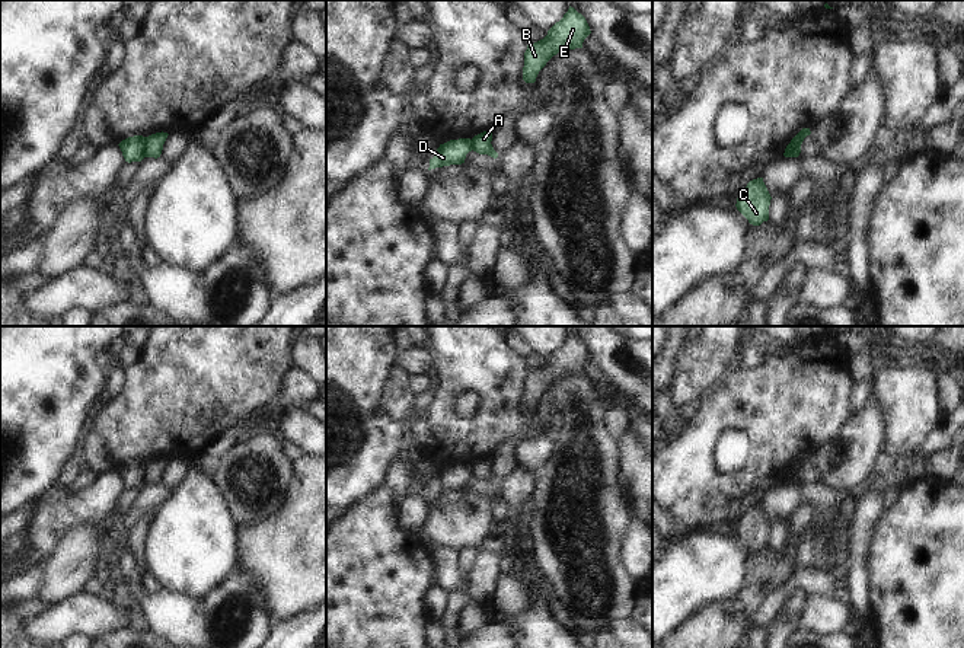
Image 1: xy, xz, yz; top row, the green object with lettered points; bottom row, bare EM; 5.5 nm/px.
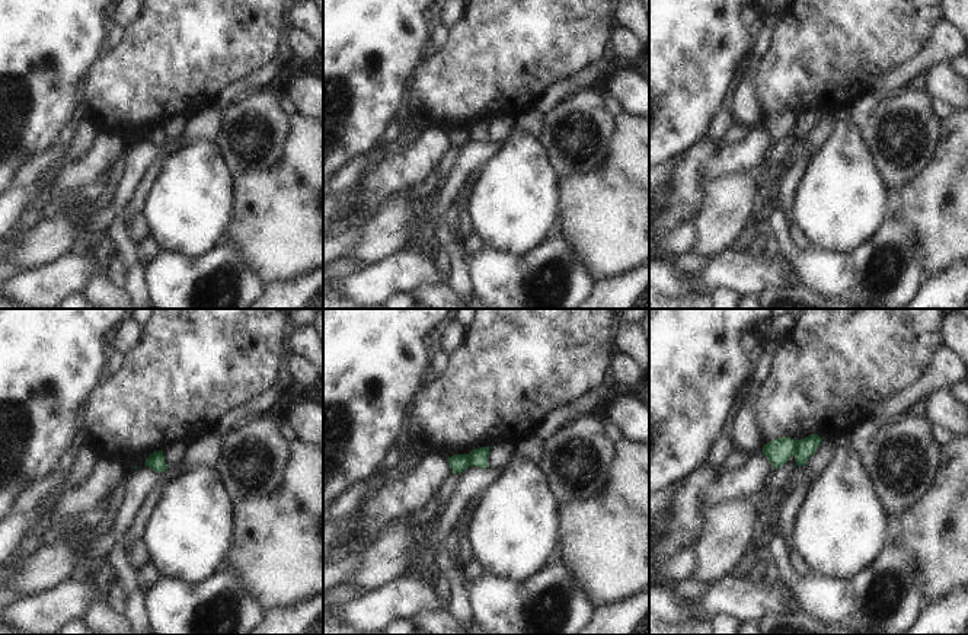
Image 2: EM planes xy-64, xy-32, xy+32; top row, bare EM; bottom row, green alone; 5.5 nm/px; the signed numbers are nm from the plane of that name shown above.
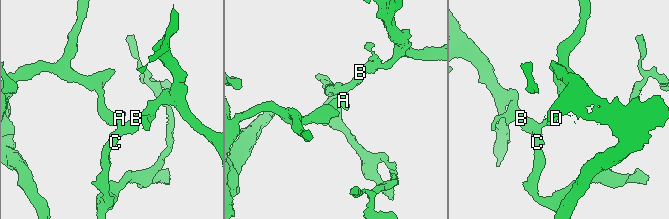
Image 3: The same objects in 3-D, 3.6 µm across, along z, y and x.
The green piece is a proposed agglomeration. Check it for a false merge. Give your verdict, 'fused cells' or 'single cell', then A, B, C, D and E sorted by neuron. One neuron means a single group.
fused cells | A B C E / D

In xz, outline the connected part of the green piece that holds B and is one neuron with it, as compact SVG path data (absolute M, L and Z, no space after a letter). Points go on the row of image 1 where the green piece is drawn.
M569 6L564 17L548 31L543 39L527 45L523 80L534 83L539 71L553 55L566 50L582 48L582 42L590 33L585 17Z

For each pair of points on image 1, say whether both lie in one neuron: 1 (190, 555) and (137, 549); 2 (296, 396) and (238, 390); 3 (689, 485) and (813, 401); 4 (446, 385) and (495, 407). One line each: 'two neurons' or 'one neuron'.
1: two neurons
2: two neurons
3: one neuron
4: one neuron

